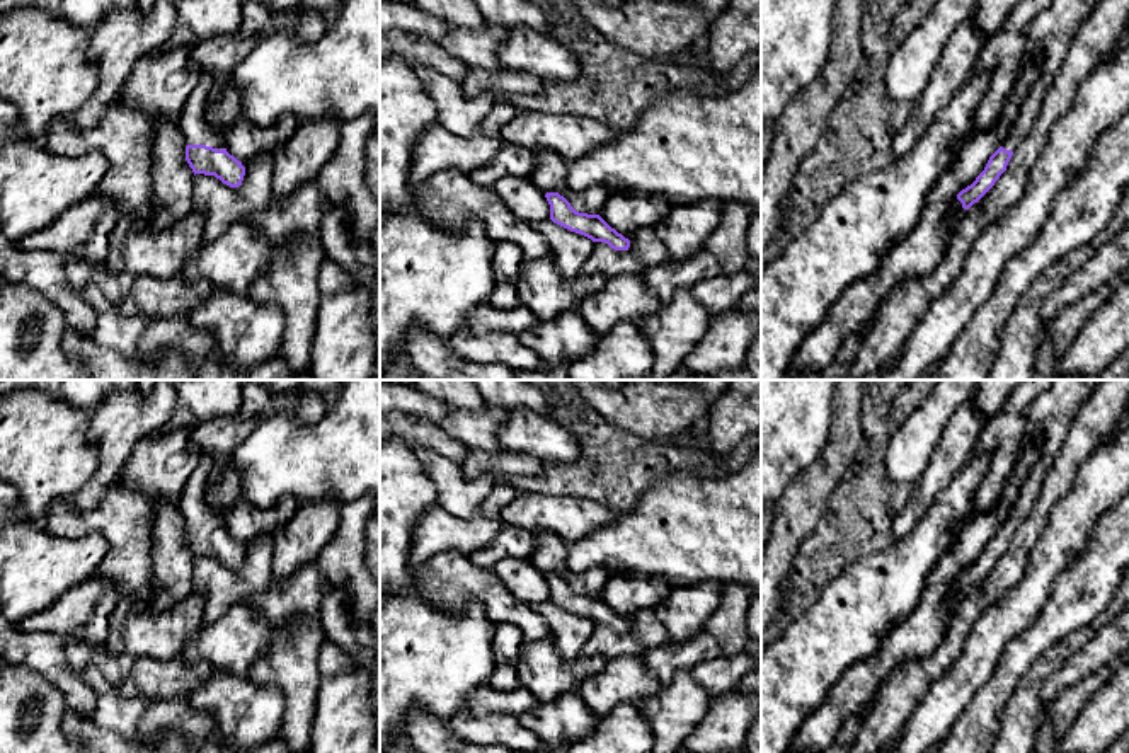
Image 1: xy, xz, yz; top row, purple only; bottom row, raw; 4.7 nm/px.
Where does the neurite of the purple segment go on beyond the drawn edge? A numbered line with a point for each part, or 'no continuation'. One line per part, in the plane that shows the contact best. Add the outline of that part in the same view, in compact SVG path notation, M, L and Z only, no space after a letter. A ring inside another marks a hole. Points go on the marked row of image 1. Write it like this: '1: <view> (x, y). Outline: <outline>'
1: xy (193, 123). Outline: M204 73L199 77L199 82L189 94L177 121L187 145L206 145L221 150L225 148L223 133L213 129L206 119L211 83L211 75Z
2: yz (956, 213). Outline: M957 199L957 201L952 204L952 208L950 208L950 211L947 213L947 216L945 216L947 227L948 227L950 230L954 230L954 228L959 225L959 221L962 220L964 215L966 215L966 210L962 208L962 203Z

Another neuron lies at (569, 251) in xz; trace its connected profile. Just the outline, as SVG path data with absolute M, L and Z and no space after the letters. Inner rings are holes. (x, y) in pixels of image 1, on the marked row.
M552 220L531 221L531 228L535 228L550 245L557 273L567 279L577 278L593 254L594 242Z

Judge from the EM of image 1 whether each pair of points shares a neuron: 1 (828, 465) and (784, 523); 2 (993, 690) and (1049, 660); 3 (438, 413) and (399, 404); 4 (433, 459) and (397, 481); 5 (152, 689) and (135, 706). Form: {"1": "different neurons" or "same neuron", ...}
{"1": "same neuron", "2": "different neurons", "3": "same neuron", "4": "different neurons", "5": "different neurons"}

